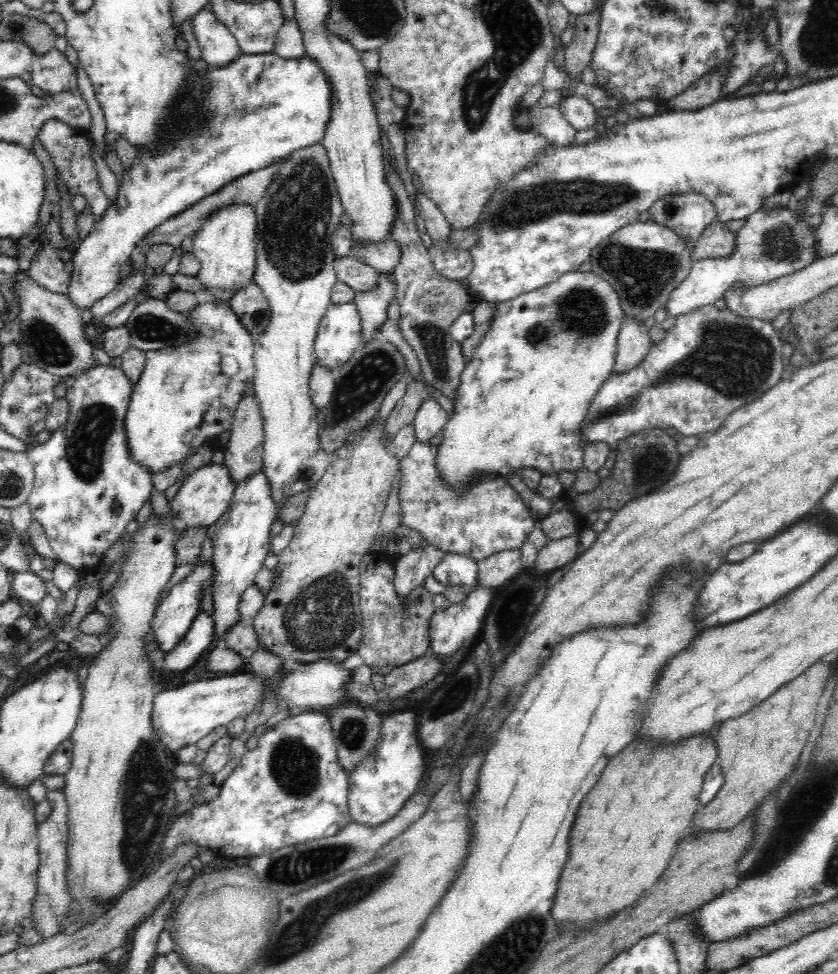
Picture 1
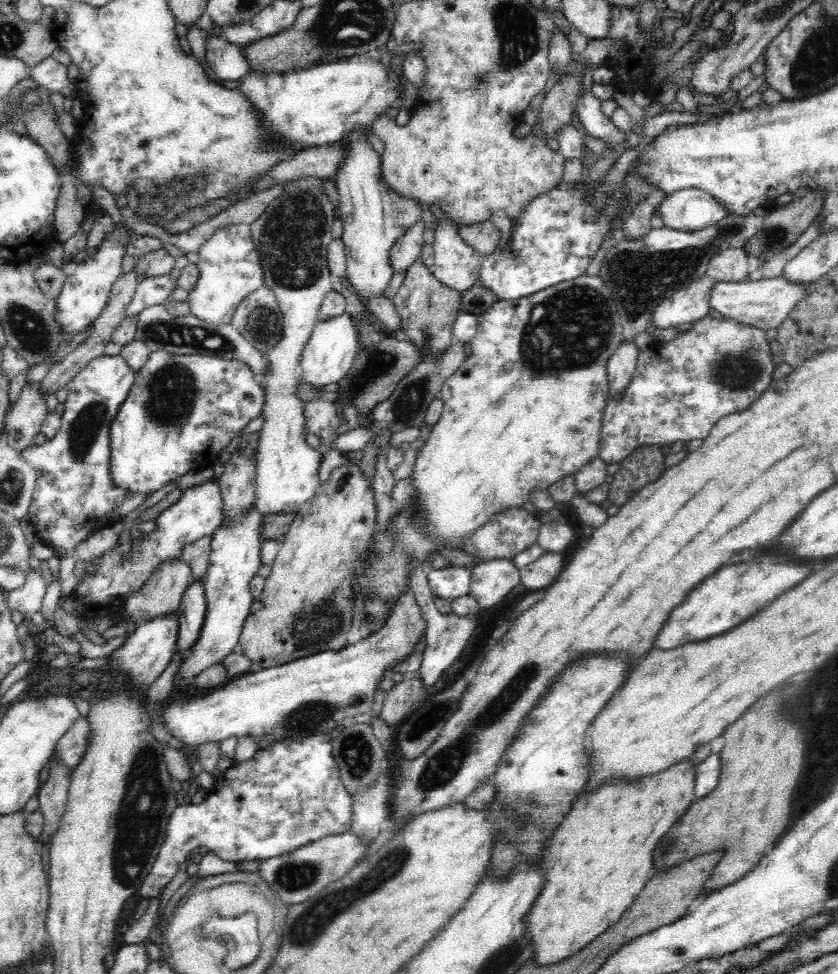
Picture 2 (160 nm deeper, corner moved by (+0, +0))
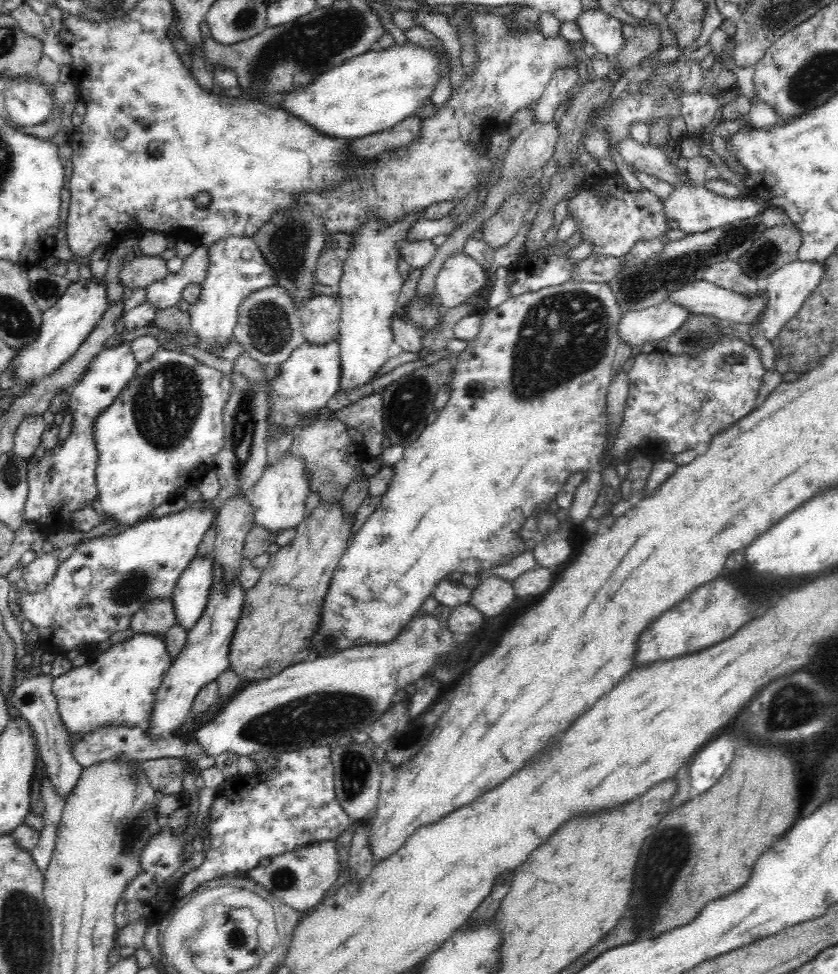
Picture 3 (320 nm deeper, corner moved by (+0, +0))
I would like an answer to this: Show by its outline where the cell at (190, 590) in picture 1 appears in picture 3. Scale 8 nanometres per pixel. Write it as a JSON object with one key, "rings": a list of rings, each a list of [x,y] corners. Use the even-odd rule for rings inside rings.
{"rings":[[[135,634],[135,636],[132,636],[130,640],[118,643],[117,645],[112,645],[104,653],[95,655],[94,660],[88,660],[85,665],[72,668],[66,674],[62,674],[54,678],[52,685],[53,696],[57,701],[57,710],[60,715],[60,721],[62,721],[64,729],[66,729],[66,733],[68,733],[68,745],[70,745],[70,748],[73,748],[73,746],[71,746],[71,740],[76,735],[87,735],[88,733],[93,733],[94,731],[98,731],[104,727],[136,728],[139,727],[142,722],[145,722],[149,718],[149,713],[152,711],[159,686],[164,680],[164,675],[168,672],[172,662],[173,659],[170,658],[170,655],[166,652],[165,640],[161,640],[161,638],[157,638],[156,636],[149,636],[148,634]]]}

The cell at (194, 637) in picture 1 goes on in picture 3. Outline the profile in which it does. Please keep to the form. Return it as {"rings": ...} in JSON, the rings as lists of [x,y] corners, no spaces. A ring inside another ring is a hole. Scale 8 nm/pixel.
{"rings":[[[197,554],[180,576],[171,602],[180,627],[190,631],[206,609],[214,586],[215,560]]]}

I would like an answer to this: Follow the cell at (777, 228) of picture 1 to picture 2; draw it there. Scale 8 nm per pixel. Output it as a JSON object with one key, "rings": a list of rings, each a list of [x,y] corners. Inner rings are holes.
{"rings":[[[705,274],[699,281],[665,298],[660,306],[656,306],[648,323],[662,329],[676,329],[686,322],[706,318],[710,311],[708,302],[713,283],[713,279]]]}

